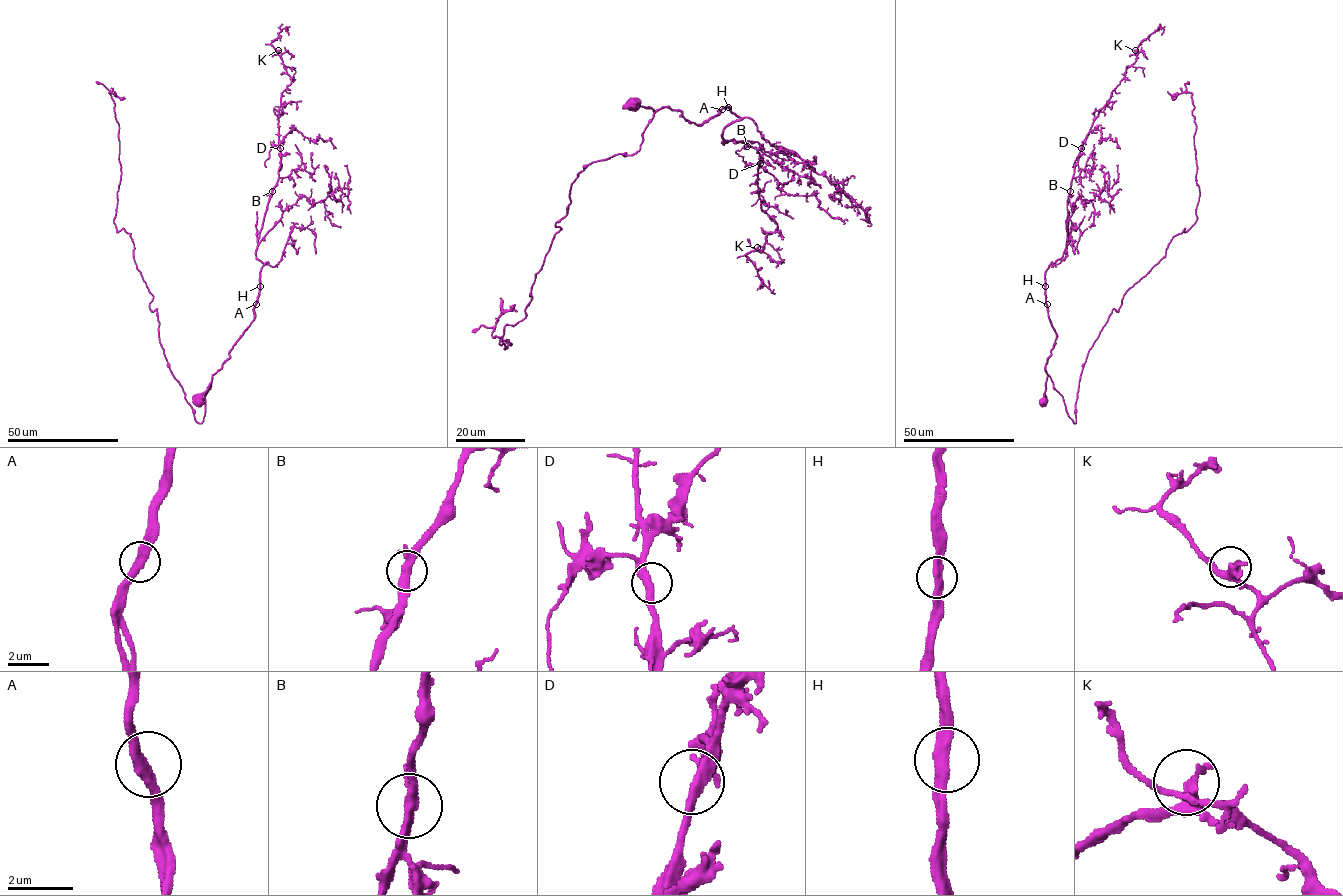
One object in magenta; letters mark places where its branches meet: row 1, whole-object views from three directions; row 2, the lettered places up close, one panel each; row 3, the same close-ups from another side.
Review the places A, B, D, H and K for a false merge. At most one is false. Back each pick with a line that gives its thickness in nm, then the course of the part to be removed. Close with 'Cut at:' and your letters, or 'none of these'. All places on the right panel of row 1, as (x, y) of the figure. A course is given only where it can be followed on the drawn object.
Cut at: none of these

